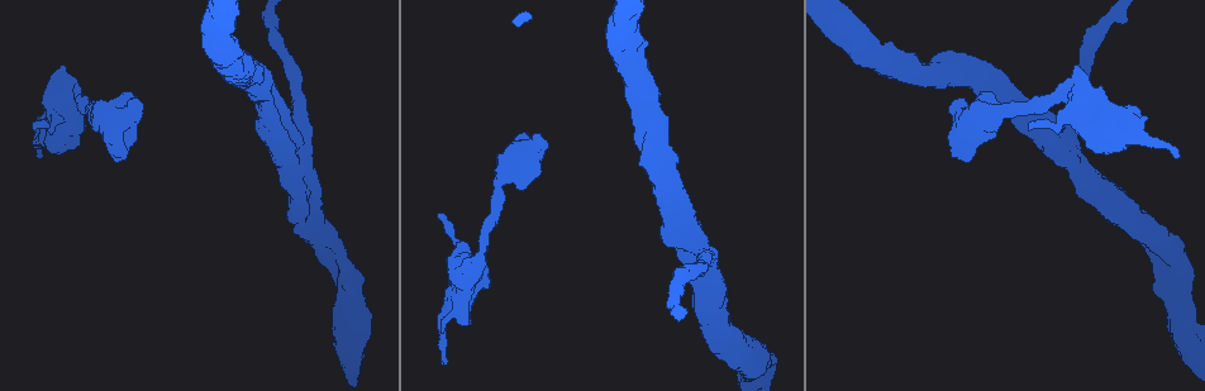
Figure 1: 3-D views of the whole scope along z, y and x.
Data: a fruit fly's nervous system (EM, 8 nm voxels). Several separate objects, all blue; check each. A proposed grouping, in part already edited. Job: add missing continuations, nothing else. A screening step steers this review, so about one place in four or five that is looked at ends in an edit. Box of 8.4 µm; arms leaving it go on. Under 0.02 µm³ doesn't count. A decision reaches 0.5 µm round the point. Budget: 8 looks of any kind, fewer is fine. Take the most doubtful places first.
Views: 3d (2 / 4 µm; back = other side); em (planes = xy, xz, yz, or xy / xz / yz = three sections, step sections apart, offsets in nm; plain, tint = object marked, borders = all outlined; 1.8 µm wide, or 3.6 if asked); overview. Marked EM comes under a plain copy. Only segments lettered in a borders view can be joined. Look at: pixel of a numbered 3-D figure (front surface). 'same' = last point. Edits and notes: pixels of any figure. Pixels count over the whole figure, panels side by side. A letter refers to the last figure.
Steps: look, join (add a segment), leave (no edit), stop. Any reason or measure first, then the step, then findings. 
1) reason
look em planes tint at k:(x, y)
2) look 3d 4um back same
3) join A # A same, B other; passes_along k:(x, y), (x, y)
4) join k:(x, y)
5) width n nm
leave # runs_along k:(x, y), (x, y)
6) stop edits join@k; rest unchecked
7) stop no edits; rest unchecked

an open end
look em xz step 4 borders at 1:(1173, 157)

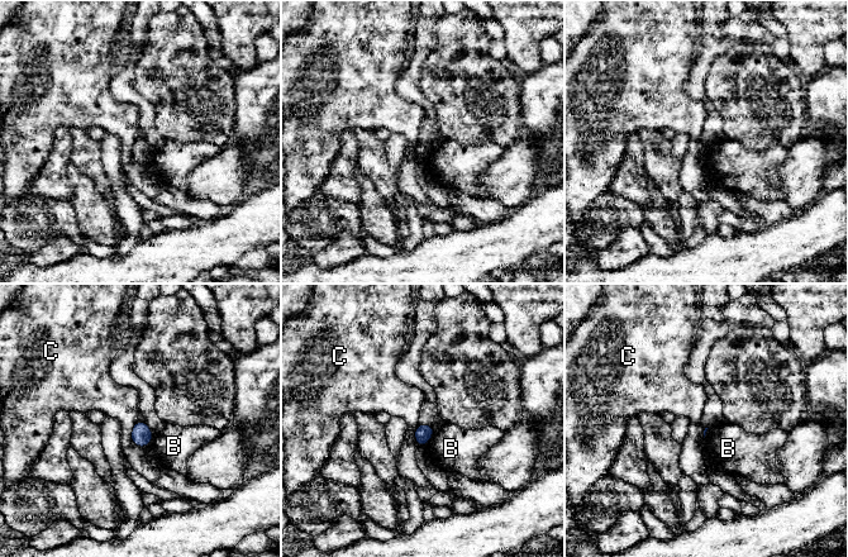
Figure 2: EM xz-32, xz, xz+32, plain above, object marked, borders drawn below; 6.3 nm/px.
look em planes borders same

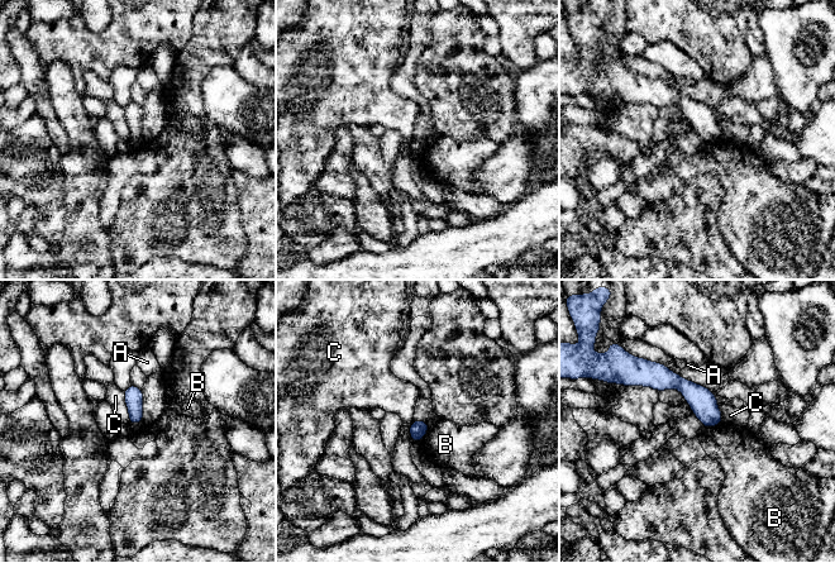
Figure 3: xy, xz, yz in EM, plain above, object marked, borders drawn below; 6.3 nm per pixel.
leave # A other, B other, C other; none of them fits

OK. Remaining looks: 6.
branch stops here
look em yz step 8 tint at 1:(437, 217)

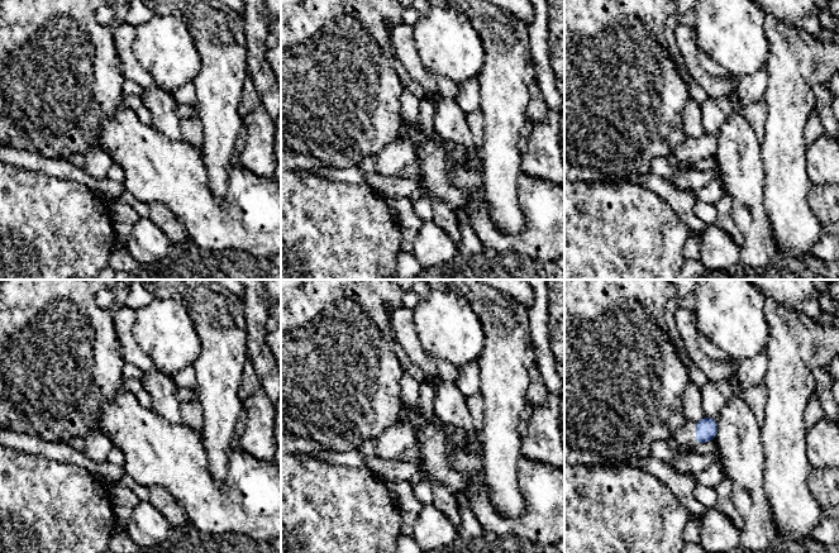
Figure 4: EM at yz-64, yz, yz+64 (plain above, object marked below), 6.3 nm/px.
another direction
look em planes borders same

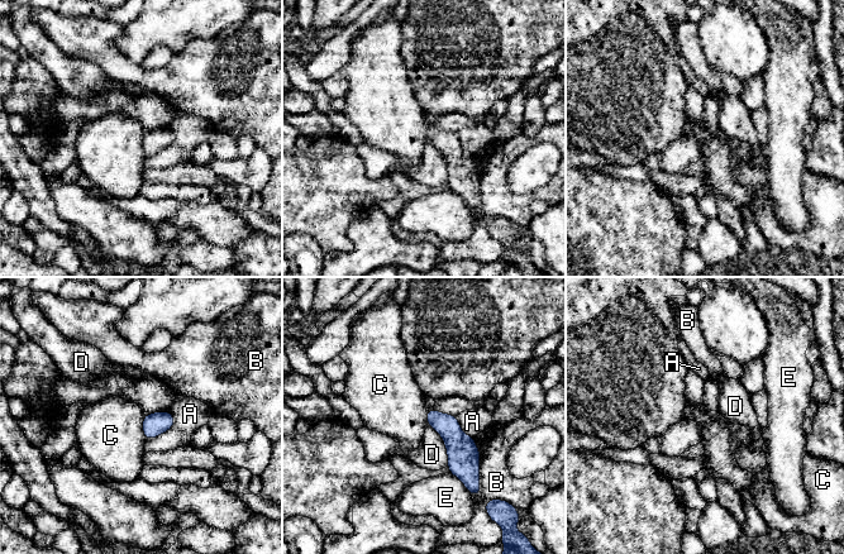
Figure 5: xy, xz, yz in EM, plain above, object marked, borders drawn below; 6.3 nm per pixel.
leave # A other, B other, C other, D other, E other; border 5:(143, 415), (143, 435), (147, 439); no lettered segment goes on from it

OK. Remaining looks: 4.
free end
look em 3.6um planes borders at 1:(542, 140)

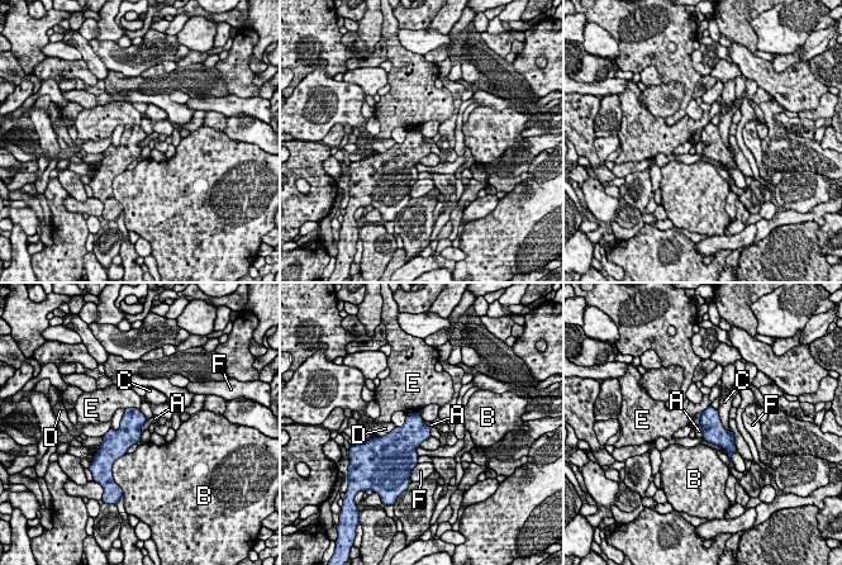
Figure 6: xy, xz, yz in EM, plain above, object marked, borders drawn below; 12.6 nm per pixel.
width 280 nm
leave # A other, B other, C other, D other, E other, F other; border 6:(147, 421), (141, 426), (141, 432); no lettered segment goes on from it

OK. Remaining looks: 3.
stop no edits; rest unchecked

